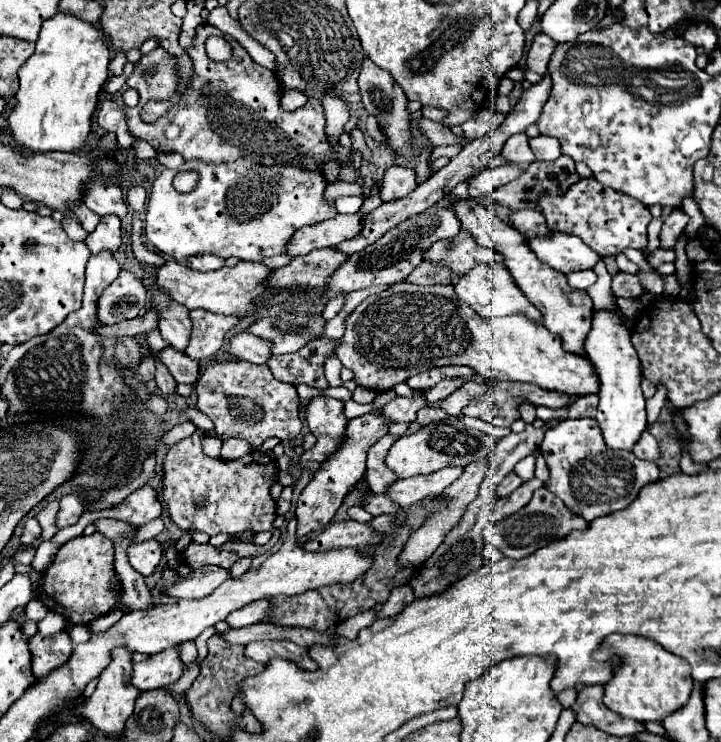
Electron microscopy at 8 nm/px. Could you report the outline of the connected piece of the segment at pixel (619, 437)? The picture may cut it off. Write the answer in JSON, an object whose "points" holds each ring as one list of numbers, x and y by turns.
{"points":[[594,312,592,330,586,340,586,354,600,376,600,404,596,420,612,450,632,450,646,430,646,408,640,390,640,360,630,342,630,330,622,324,620,312]]}

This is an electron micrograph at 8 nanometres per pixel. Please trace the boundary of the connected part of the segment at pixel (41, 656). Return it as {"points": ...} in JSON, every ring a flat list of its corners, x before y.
{"points":[[60,632,50,638,42,638,34,634,30,638,30,652,32,652,32,672,36,682,42,682,52,670,64,666,72,656,72,640,66,632]]}

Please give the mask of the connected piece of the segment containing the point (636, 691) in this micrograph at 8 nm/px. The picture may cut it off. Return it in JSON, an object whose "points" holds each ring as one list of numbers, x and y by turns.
{"points":[[614,634,604,642,604,648,597,651,596,660,609,661,612,656,620,656,622,660,612,682,604,686,604,704,612,712,638,722,664,720,688,702,694,686,690,668,680,656,668,652,658,642,634,634]]}

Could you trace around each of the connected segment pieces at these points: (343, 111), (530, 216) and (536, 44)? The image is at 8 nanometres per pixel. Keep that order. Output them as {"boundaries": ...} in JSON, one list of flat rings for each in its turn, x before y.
{"boundaries":[[[336,96,322,98,322,106,326,112,326,134,328,134,330,142,336,142,340,138,340,134,344,132,344,124,350,118,348,106,346,106,346,102,342,102]],[[520,210,520,212,512,212,512,214,510,214,510,220,514,222,516,230,518,230,520,234,524,234,526,238,550,234,550,228,546,226,544,216,542,216,540,212,536,212,536,210]],[[542,32,536,34,534,42,530,46,524,70,532,70,532,72,538,72,538,74,544,74,546,66,548,66,548,56,552,54,554,46,556,46,554,40,550,40,548,36,544,36]]]}

